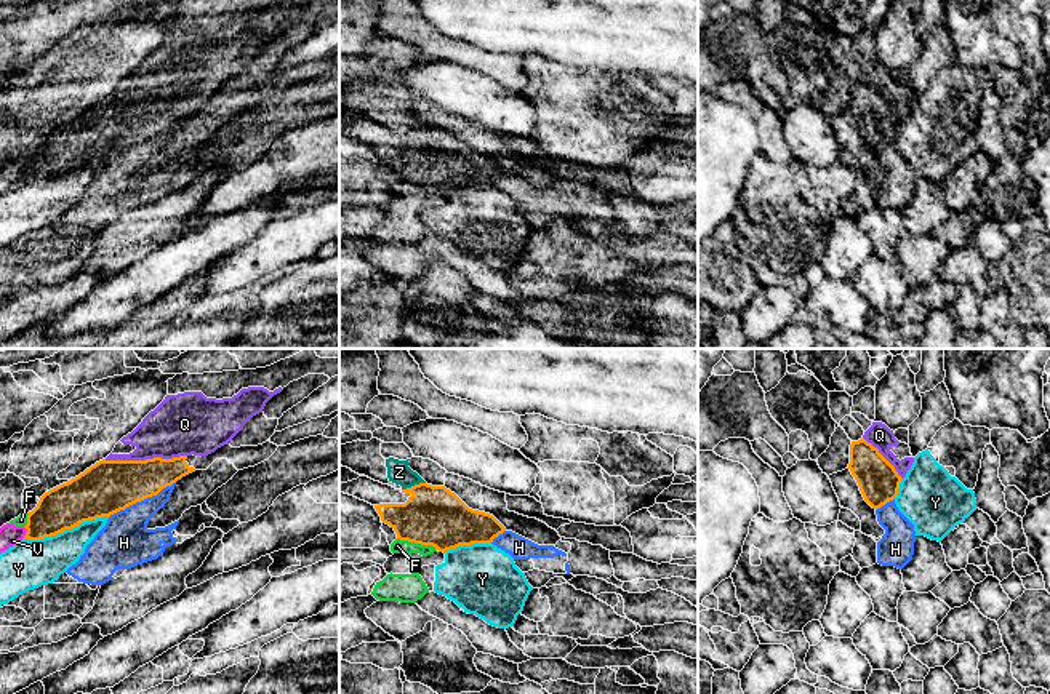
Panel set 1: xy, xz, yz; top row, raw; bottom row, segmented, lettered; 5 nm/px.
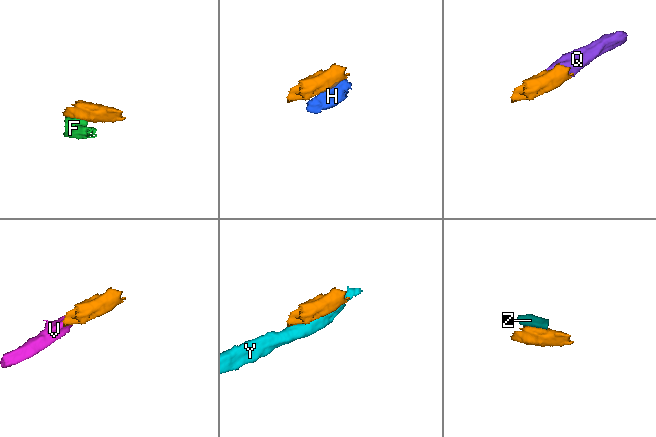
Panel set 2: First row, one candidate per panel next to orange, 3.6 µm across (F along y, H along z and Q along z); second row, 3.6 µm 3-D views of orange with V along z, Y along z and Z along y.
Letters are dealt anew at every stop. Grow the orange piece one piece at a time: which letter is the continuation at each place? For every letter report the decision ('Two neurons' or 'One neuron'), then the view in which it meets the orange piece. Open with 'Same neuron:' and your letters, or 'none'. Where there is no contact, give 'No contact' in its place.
Same neuron: Q
F: Two neurons. Touches orange in xz
H: Two neurons. Touches orange in xy
Q: One neuron. Touches orange in xy
V: Two neurons. Touches orange in xy
Y: Two neurons. Touches orange in xy
Z: Two neurons. Touches orange in xz

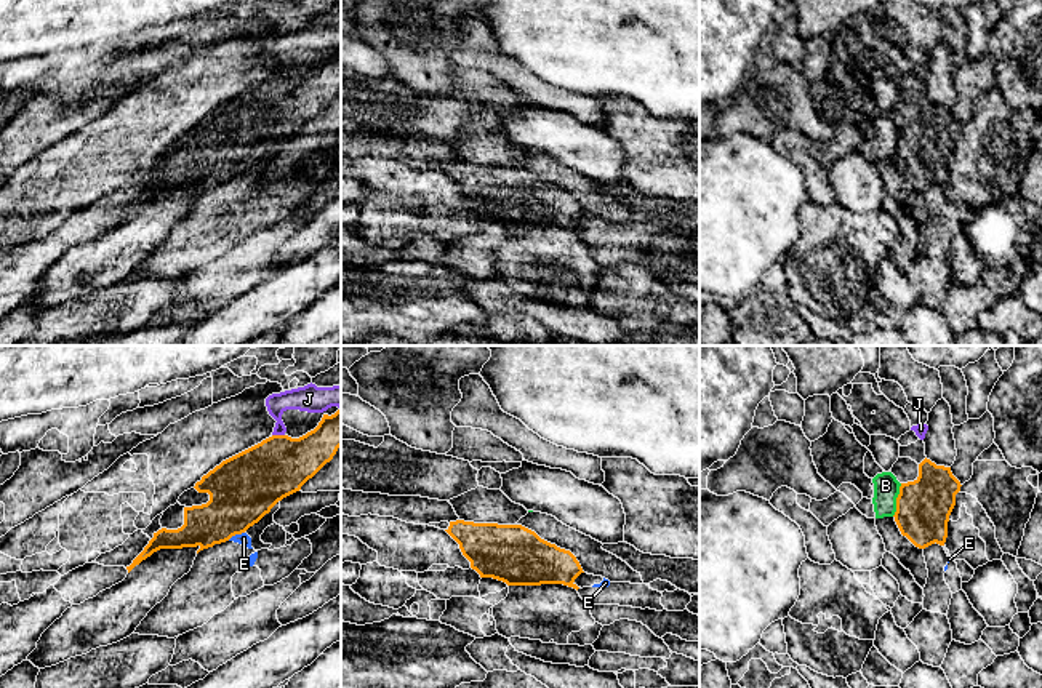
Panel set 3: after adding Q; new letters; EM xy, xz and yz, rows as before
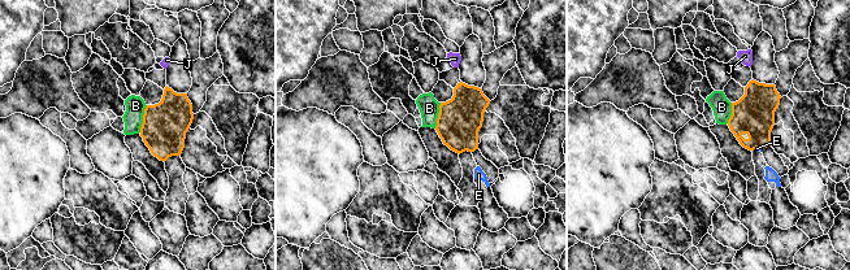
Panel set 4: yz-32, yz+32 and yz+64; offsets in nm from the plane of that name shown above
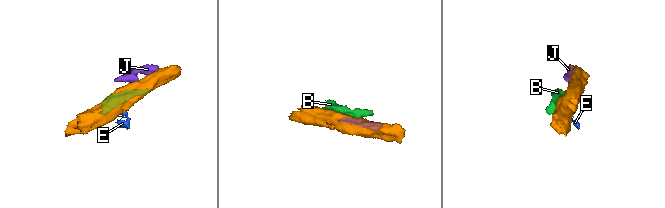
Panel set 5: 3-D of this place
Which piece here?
Same neuron: none
B: Two neurons. Touches orange in yz
E: Two neurons. Touches orange in xy
J: Two neurons. Touches orange in xy

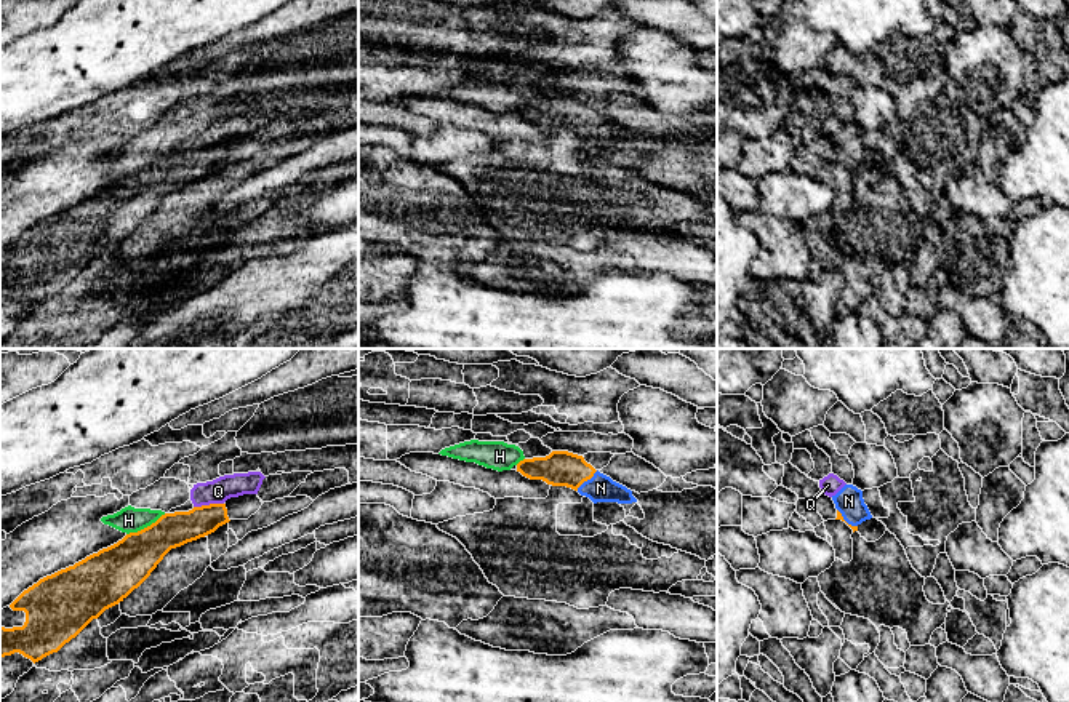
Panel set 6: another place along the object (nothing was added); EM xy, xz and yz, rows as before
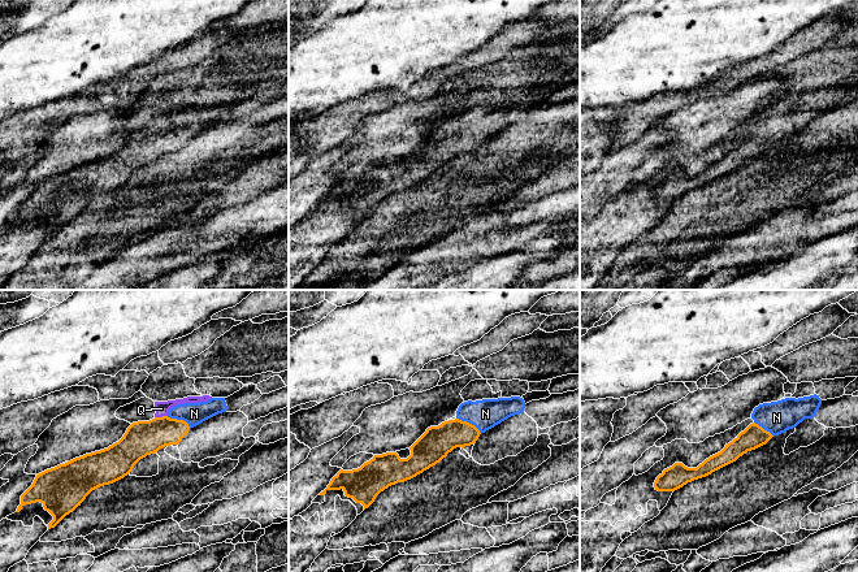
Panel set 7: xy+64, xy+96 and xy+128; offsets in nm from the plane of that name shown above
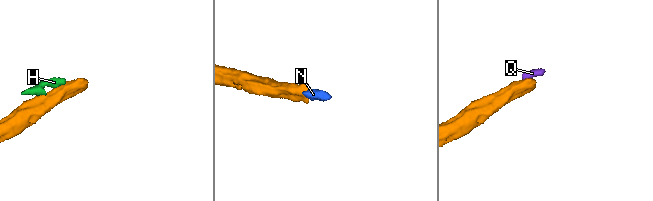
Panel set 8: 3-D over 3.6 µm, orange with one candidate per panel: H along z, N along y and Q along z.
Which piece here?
Same neuron: N
H: Two neurons. Touches orange in xy
N: One neuron. Touches orange in xz
Q: Two neurons. Touches orange in xy

